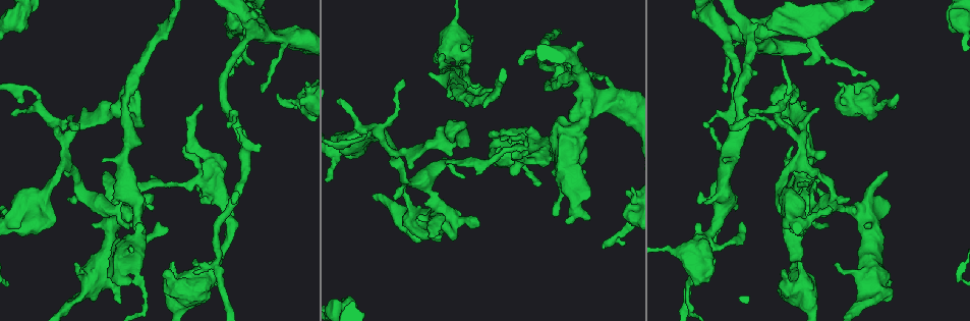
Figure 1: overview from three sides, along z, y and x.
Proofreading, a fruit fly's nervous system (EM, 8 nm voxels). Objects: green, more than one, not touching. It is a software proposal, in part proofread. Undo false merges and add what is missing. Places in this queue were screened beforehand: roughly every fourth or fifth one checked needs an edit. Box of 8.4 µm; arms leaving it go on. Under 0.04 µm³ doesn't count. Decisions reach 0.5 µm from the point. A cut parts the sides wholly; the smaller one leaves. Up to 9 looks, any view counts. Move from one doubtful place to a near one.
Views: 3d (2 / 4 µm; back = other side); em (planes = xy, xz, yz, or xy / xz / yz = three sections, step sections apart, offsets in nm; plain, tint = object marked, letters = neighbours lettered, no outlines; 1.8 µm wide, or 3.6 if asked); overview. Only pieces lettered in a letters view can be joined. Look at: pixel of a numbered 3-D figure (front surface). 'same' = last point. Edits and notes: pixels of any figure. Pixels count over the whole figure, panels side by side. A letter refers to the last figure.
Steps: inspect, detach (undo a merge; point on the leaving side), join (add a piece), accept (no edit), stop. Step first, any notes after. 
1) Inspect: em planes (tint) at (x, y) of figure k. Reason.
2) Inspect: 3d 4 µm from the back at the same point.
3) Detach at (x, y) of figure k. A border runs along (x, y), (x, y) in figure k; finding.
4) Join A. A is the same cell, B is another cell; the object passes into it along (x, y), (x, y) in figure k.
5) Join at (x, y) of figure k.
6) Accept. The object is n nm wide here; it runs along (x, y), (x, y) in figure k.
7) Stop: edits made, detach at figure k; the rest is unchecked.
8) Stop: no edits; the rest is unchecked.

Inspect: 3d 4 µm at (428, 74) of figure 1. Stops while still wide.

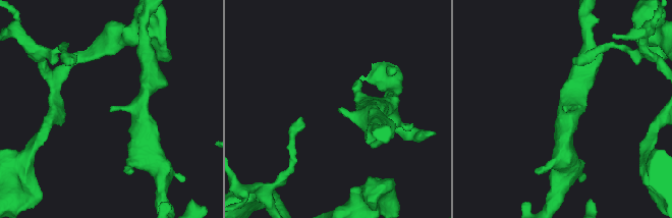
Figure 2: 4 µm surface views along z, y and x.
Inspect: em xy step 8 (tint) at (340, 112) of figure 2. Shape alone is not enough.

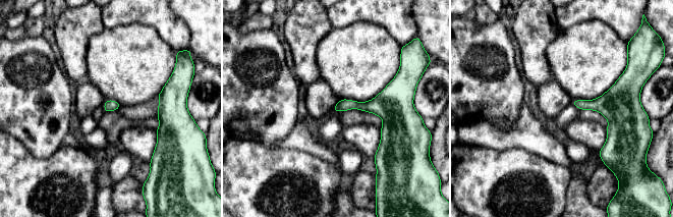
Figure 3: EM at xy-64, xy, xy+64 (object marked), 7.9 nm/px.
Inspect: em xy step 8 (letters) at the same point.

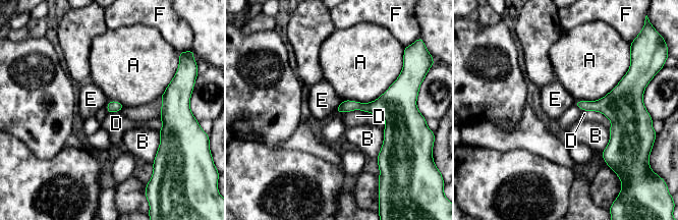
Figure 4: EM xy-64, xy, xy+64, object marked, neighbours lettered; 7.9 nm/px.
Accept. A, B, D, E and F are other cells; it runs along (622, 84), (619, 127), (605, 155) in figure 4; no lettered piece goes on from it.

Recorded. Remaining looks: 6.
Inspect: em planes (letters) at (166, 228) of figure 1. Branch stops here.

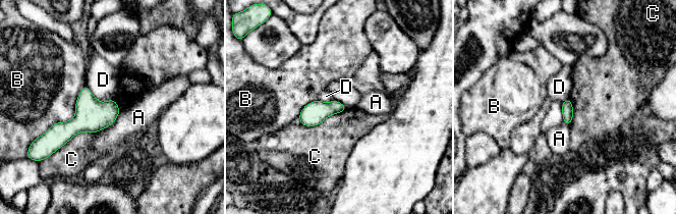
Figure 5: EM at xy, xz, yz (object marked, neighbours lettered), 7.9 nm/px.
Accept. A, B, C and D are other cells; a border runs along (347, 108), (316, 125), (300, 124) in figure 5; none of them fits.

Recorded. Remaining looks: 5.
Inspect: 3d 2 µm at (534, 148) of figure 1. Branch point.

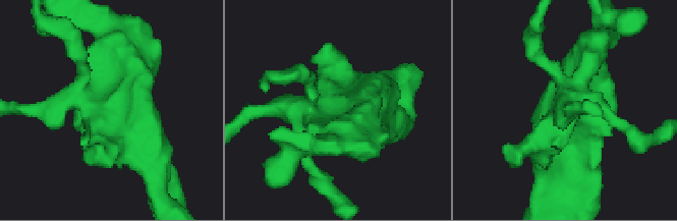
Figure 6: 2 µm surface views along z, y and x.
Inspect: em xz step 8 (tint) at (113, 109) of figure 6.

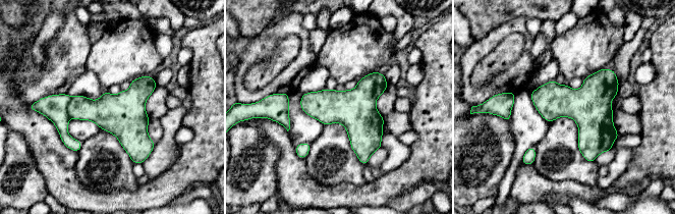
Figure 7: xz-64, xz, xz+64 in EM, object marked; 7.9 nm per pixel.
Inspect: em planes (letters) at the same point.

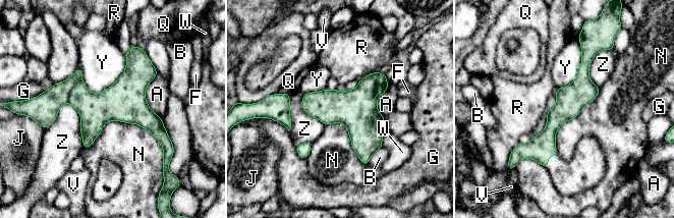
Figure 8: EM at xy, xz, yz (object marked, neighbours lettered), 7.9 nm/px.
Detach at (96, 109) of figure 8. A, B, F, G, J, N, Q, R, V, W, Y and Z are other cells; a border runs along (81, 77), (71, 90), (67, 102) in figure 8; two neurons meet here.

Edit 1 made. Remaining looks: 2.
Inspect: overview. See it whole again.

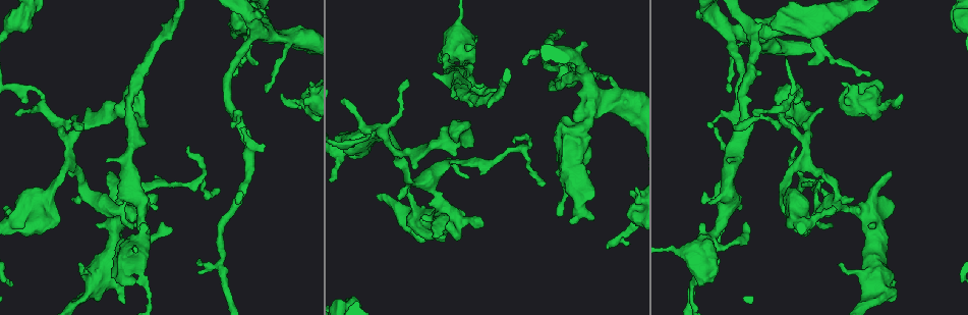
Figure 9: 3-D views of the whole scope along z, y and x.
Inspect: em planes (letters) at (454, 155) of figure 9. Branch stops here.

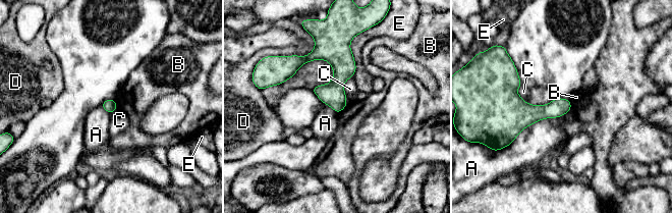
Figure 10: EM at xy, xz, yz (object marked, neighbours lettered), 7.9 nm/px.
Accept. A, B, C, D and E are other cells; a border runs along (571, 103), (506, 147) in figure 10; none of them fits.

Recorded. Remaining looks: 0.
Stop: edits made, detach at figure 8; the rest is unchecked.

